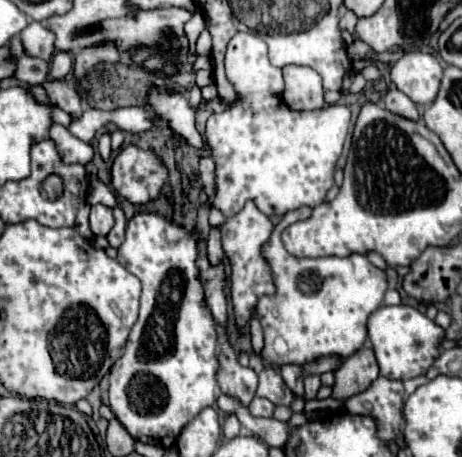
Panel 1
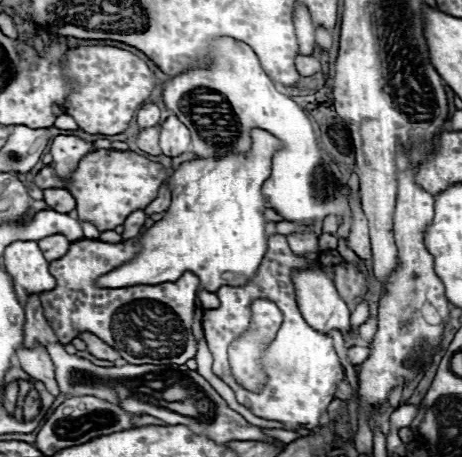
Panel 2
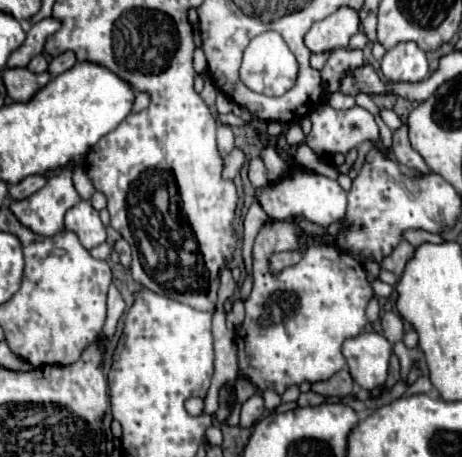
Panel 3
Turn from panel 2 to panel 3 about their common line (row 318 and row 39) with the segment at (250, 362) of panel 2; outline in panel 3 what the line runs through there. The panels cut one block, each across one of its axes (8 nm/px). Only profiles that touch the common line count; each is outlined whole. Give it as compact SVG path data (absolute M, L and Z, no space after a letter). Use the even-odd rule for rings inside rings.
M264 32L256 38L250 40L250 44L244 50L244 60L240 66L240 78L242 82L254 90L254 92L284 92L284 88L292 88L292 80L298 78L298 60L296 56L288 50L286 42L278 32Z

